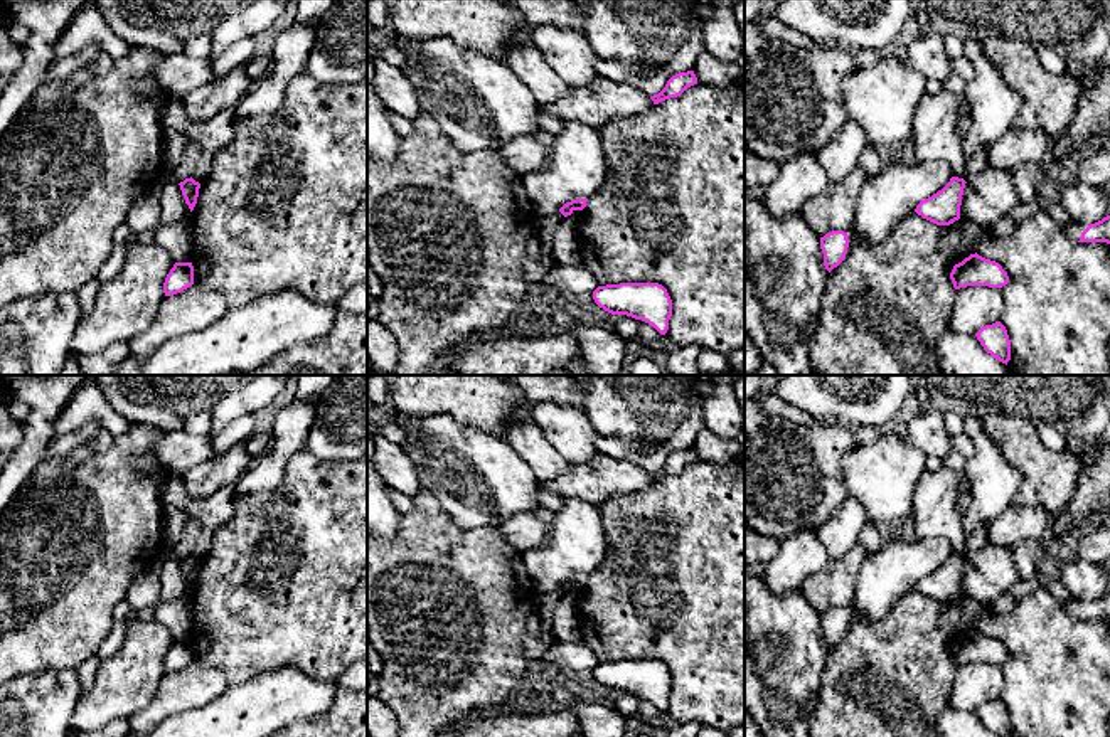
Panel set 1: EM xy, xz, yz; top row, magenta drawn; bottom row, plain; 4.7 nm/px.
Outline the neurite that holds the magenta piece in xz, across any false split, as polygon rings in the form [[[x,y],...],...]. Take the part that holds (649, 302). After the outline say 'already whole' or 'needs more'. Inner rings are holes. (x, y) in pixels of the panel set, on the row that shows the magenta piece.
[[[620,283],[598,286],[595,303],[611,315],[627,315],[654,326],[660,335],[669,330],[672,300],[659,283]]]; already whole

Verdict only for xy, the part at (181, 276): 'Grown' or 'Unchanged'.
Unchanged

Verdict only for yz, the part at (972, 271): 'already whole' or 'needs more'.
already whole

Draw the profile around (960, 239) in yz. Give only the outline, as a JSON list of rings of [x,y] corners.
[[[960,217],[947,225],[940,237],[940,251],[953,262],[958,264],[970,254],[977,252],[979,242],[985,231],[977,224]]]

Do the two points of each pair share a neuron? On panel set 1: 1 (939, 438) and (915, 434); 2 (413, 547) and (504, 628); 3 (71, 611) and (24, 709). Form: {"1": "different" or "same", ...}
{"1": "same", "2": "same", "3": "different"}

